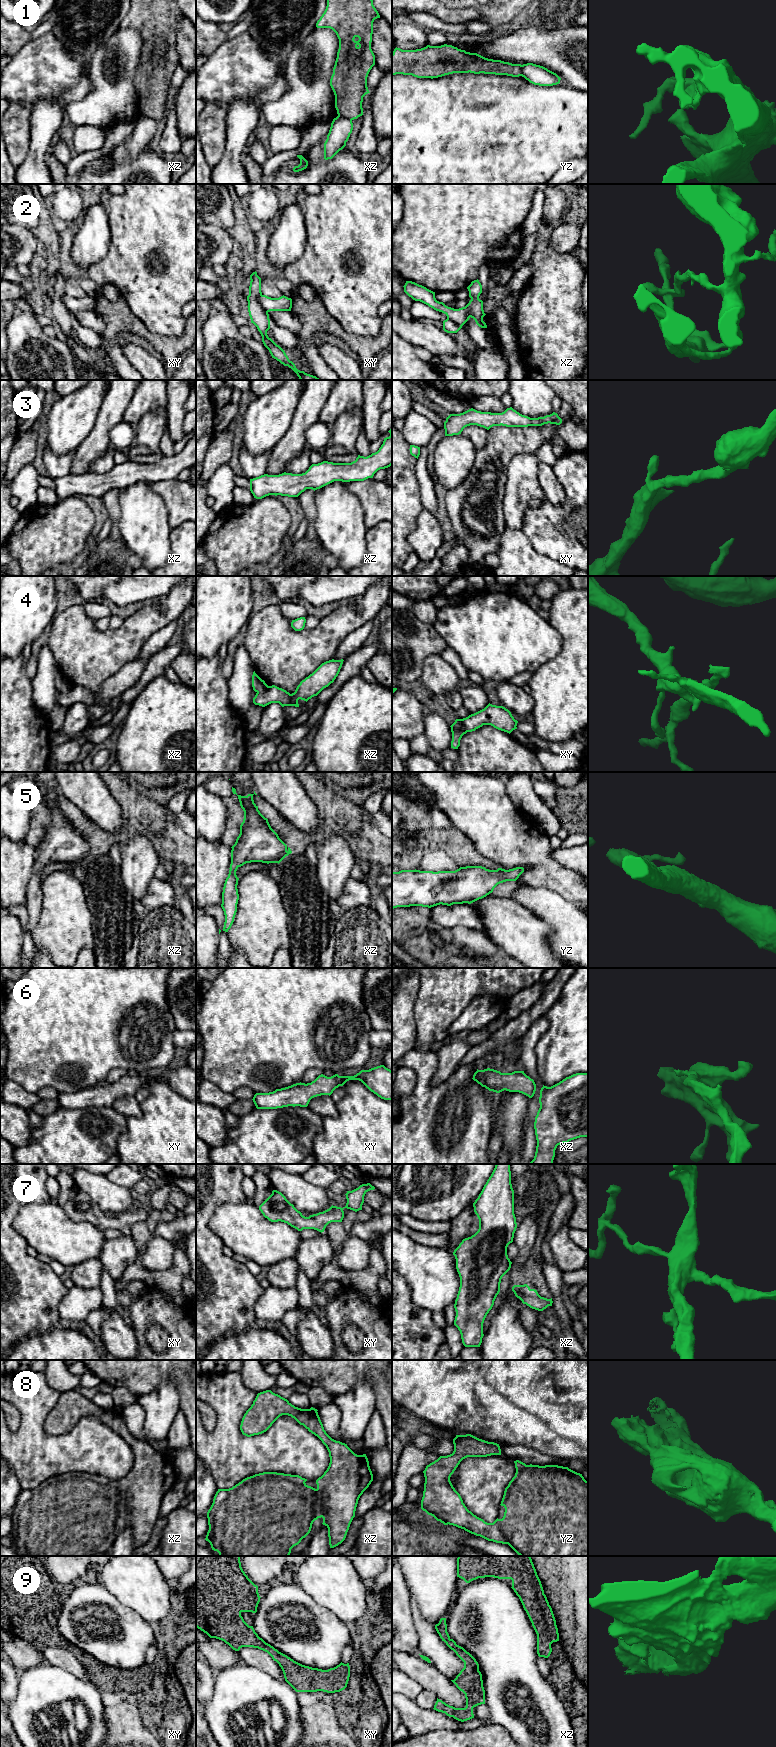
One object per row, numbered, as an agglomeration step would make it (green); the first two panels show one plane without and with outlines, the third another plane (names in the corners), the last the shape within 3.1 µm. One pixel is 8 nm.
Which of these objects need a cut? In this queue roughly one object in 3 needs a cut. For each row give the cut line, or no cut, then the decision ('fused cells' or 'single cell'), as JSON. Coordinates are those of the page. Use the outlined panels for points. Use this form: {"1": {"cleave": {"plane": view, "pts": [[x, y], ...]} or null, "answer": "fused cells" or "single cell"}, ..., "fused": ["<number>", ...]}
{"1": {"cleave": {"plane": "xz", "pts": [[338, 114], [351, 120]]}, "answer": "fused cells"}, "2": {"cleave": {"plane": "xy", "pts": [[260, 294], [260, 304], [267, 312]]}, "answer": "fused cells"}, "3": {"cleave": null, "answer": "single cell"}, "4": {"cleave": {"plane": "xz", "pts": [[268, 686], [257, 692]]}, "answer": "fused cells"}, "5": {"cleave": null, "answer": "single cell"}, "6": {"cleave": null, "answer": "single cell"}, "7": {"cleave": null, "answer": "single cell"}, "8": {"cleave": null, "answer": "single cell"}, "9": {"cleave": null, "answer": "single cell"}, "fused": ["1", "2", "4"]}

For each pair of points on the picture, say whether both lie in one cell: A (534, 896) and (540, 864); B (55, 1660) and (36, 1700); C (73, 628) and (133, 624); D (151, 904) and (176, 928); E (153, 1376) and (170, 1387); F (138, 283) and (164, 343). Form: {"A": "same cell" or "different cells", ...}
{"A": "different cells", "B": "different cells", "C": "same cell", "D": "different cells", "E": "different cells", "F": "different cells"}

